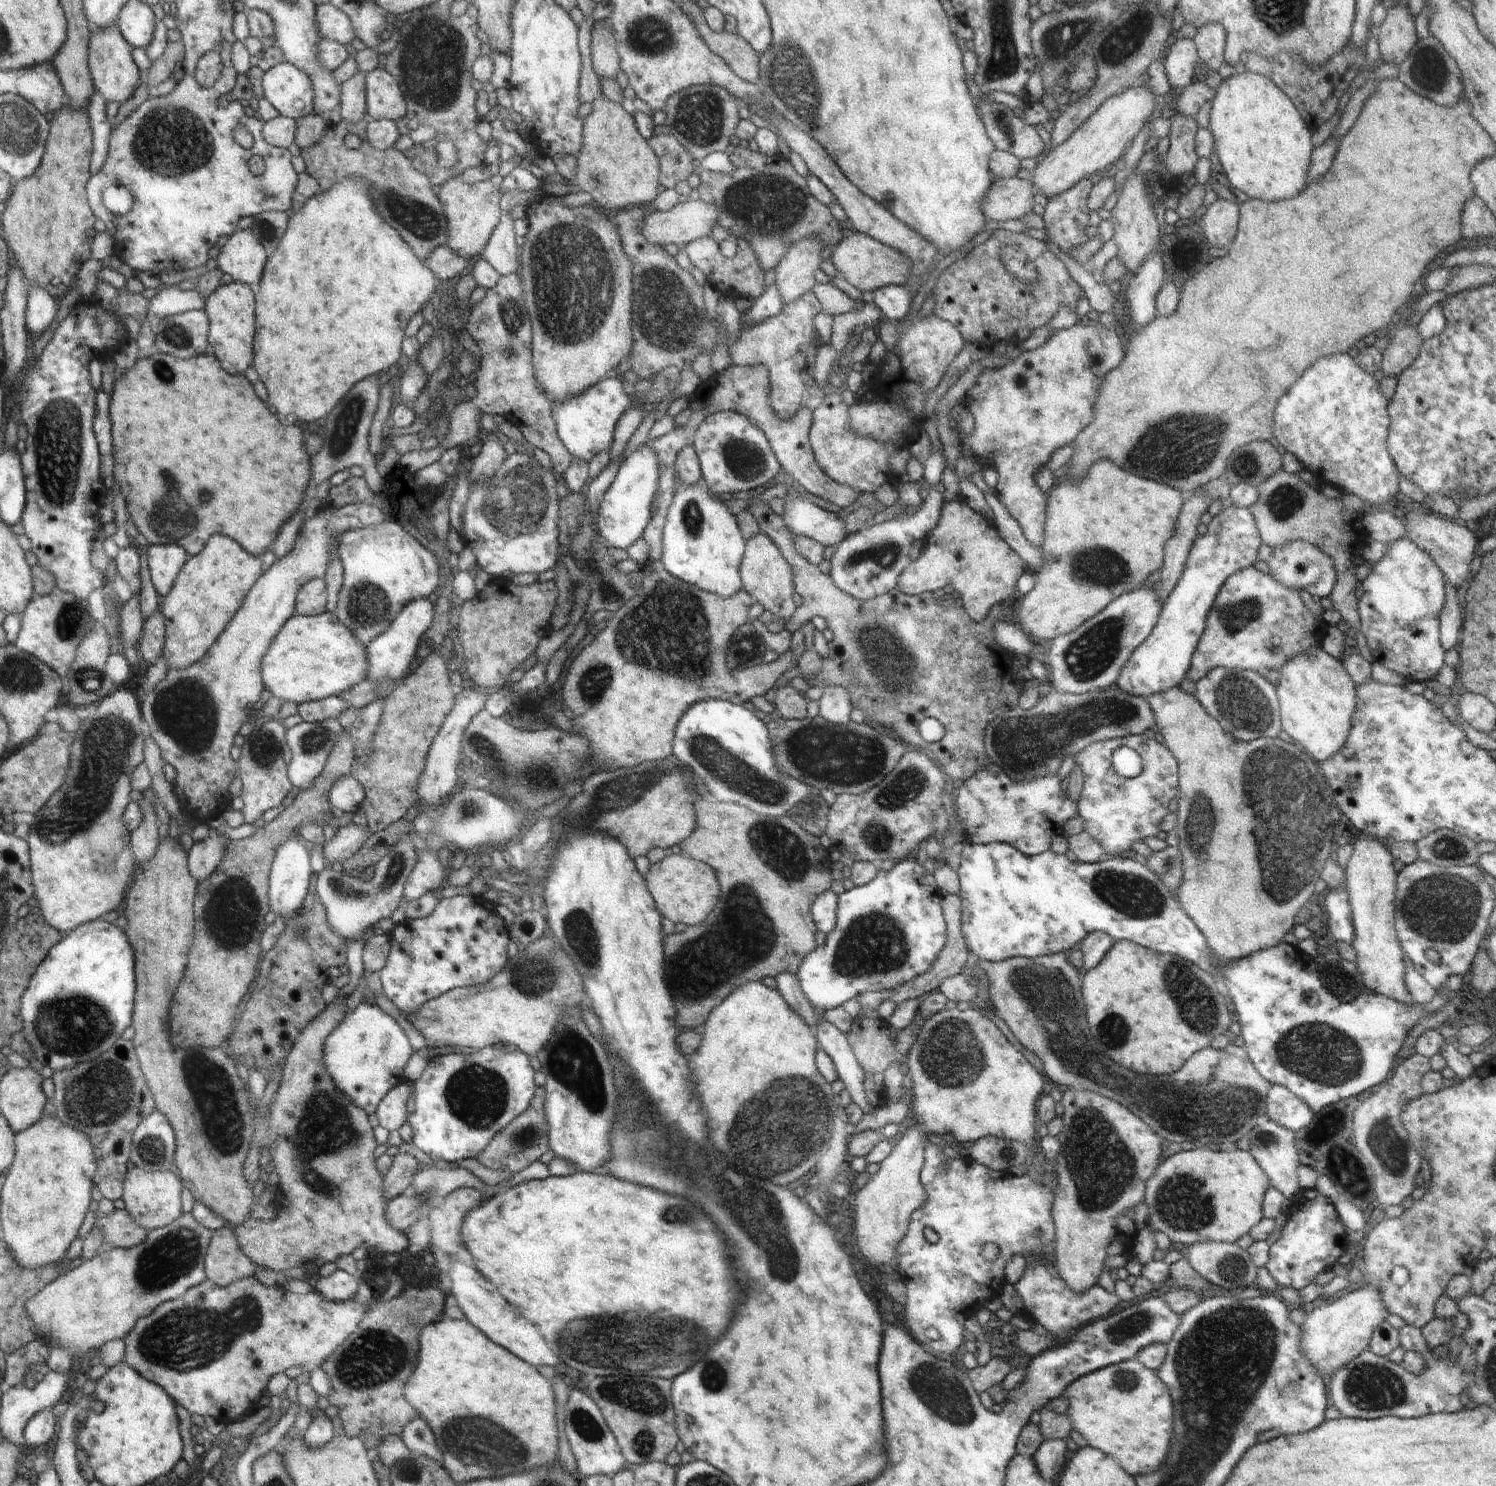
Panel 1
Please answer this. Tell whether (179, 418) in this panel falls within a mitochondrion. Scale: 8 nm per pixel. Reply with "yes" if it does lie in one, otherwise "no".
no

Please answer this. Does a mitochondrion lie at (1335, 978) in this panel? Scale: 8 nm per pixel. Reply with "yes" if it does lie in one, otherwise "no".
yes

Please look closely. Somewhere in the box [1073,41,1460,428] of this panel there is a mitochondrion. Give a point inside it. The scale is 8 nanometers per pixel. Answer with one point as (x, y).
(1431, 73)

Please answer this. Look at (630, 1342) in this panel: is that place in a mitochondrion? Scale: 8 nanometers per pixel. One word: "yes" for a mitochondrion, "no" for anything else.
yes

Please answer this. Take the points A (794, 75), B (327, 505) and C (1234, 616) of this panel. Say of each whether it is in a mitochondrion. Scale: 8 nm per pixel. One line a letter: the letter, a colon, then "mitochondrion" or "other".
A: mitochondrion
B: other
C: mitochondrion

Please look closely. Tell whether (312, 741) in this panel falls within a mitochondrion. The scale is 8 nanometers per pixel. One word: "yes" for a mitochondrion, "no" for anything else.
yes

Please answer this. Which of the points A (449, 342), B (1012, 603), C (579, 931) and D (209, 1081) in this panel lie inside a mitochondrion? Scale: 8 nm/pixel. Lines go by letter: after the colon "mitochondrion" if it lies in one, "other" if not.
A: other
B: other
C: mitochondrion
D: mitochondrion

